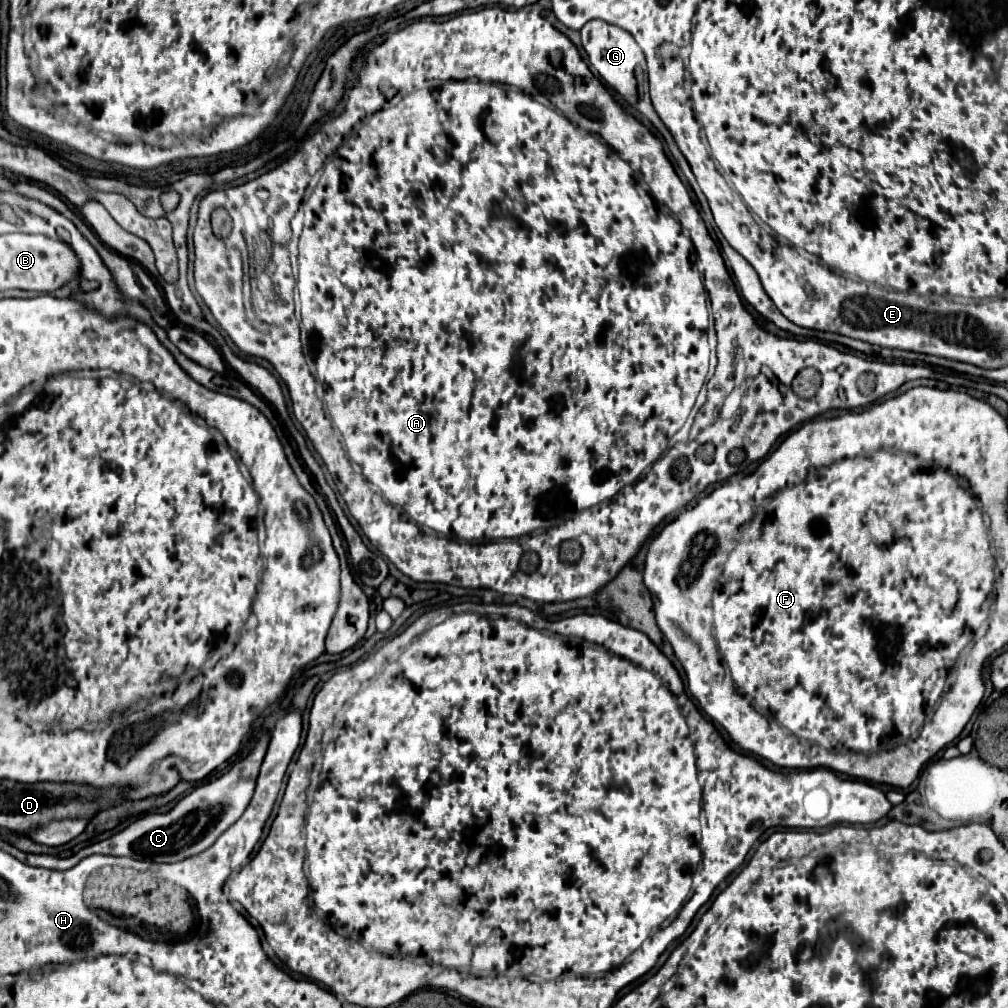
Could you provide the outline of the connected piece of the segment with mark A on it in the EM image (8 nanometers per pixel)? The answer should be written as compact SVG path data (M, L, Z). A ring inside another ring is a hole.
M494 6L494 8L484 8L484 10L478 10L478 12L468 12L468 14L460 14L460 16L454 16L454 18L450 18L450 20L448 20L448 22L435 22L435 21L433 21L433 20L430 20L430 19L418 19L418 20L415 20L415 21L413 21L413 22L412 22L412 23L410 23L410 24L408 24L408 25L406 25L406 26L405 26L405 27L404 27L404 30L398 30L398 32L396 32L396 34L394 34L394 36L390 36L390 38L388 38L388 40L386 40L386 42L384 42L384 44L380 44L380 46L376 46L376 50L372 50L372 52L368 52L368 60L366 60L366 64L364 64L364 70L362 70L362 74L360 74L360 84L358 84L358 86L354 86L354 88L352 88L352 90L350 90L350 94L348 94L348 102L346 102L346 104L345 104L345 109L344 109L344 111L343 111L343 113L342 113L342 114L341 114L341 115L339 115L339 116L338 116L338 118L332 118L332 119L329 119L329 120L327 120L327 121L326 121L326 122L325 122L325 123L323 123L323 124L322 124L322 125L321 125L321 126L320 126L320 128L318 128L318 132L315 132L315 134L312 134L312 136L310 136L310 138L308 138L308 140L306 140L306 142L304 142L304 144L308 144L308 148L306 148L306 149L304 149L304 150L301 150L301 151L300 151L300 152L296 152L296 154L294 154L294 156L292 156L292 158L290 158L290 160L286 160L286 162L284 162L284 164L280 164L280 165L279 165L279 166L278 166L278 167L276 167L276 168L274 168L274 170L272 170L272 171L270 171L270 172L267 172L267 173L266 173L266 174L264 174L264 176L260 176L260 178L256 178L256 180L252 180L252 182L246 182L246 184L242 184L242 186L236 186L236 188L228 188L228 190L214 190L214 192L209 192L209 193L208 193L208 194L206 194L206 195L205 195L205 196L204 196L204 198L202 198L202 202L200 202L200 210L198 210L198 222L196 222L196 228L194 228L194 254L196 254L196 258L194 258L194 280L196 280L196 292L198 292L198 296L200 296L200 298L202 298L202 300L204 300L204 304L206 304L206 306L208 306L208 308L210 308L210 312L212 312L212 316L214 316L214 318L216 318L216 322L218 322L218 324L220 324L220 328L222 328L222 330L224 330L224 332L226 332L226 334L228 334L228 336L230 336L230 338L232 338L232 342L234 342L234 344L236 344L236 346L238 346L238 350L240 350L240 352L244 352L244 354L246 354L246 356L254 356L254 358L262 358L262 360L266 360L266 362L270 362L270 364L272 364L272 366L274 366L274 370L276 370L276 372L278 372L278 376L280 376L280 378L282 378L282 382L284 382L284 384L286 384L286 388L288 388L288 392L290 392L290 400L292 400L292 406L294 406L294 416L296 416L296 420L298 420L298 422L300 422L300 424L302 424L302 428L304 428L304 432L306 432L306 436L308 436L308 440L310 440L310 442L312 442L312 446L314 446L314 450L316 450L316 452L318 452L318 454L320 454L320 458L321 458L321 461L322 461L322 463L323 463L323 465L324 465L324 466L325 466L325 468L326 468L326 469L327 469L327 471L326 471L326 474L325 474L325 478L326 478L326 481L327 481L327 483L328 483L328 484L329 484L329 486L330 486L330 487L331 487L331 488L332 488L332 489L333 489L333 490L334 490L334 492L335 492L335 493L336 493L336 495L337 495L337 497L338 497L338 502L339 502L339 504L341 504L341 505L340 505L340 506L341 506L341 507L342 507L342 509L343 509L343 511L344 511L344 512L345 512L345 514L346 514L346 516L350 516L350 517L352 517L352 516L354 516L354 518L356 518L356 522L358 522L358 524L360 524L360 528L362 528L362 532L364 532L364 534L366 534L366 538L368 538L368 540L370 540L370 544L372 544L372 546L374 546L374 548L376 548L376 550L378 550L378 552L382 552L382 554L384 554L384 556L386 556L386 558L388 558L388 560L390 560L390 562L392 562L392 564L394 564L394 566L396 566L396 568L398 568L398 570L400 570L400 572L402 572L402 574L406 574L406 576L408 576L408 578L412 578L412 580L414 580L414 582L442 582L442 584L452 584L452 586L462 586L462 588L488 588L488 590L494 590L494 592L498 592L498 594L514 594L514 596L524 596L524 598L530 598L530 600L534 600L534 602L538 602L538 604L546 604L546 602L568 602L568 600L576 600L576 598L586 598L586 596L592 596L592 594L596 594L596 592L600 592L600 590L602 590L602 588L604 588L604 586L606 586L606 584L608 584L608 582L612 582L612 580L614 580L614 578L616 578L616 576L618 576L618 572L620 572L620 570L622 570L622 568L624 568L624 566L626 566L626 564L628 564L628 562L630 562L630 560L632 560L632 558L634 558L634 556L636 556L636 552L638 552L638 550L640 550L640 546L642 546L642 544L644 544L644 542L646 542L646 540L648 540L648 536L650 536L650 534L652 534L652 530L654 530L654 528L656 528L656 526L658 526L658 524L660 524L660 522L662 522L662 520L664 520L664 518L666 518L666 516L670 516L670 514L672 514L672 512L676 512L676 510L678 510L678 508L682 508L682 506L686 506L686 504L690 504L690 502L692 502L692 500L696 500L696 498L698 498L698 496L700 496L700 494L702 494L702 492L704 492L704 488L706 488L706 486L710 486L710 484L716 484L716 482L726 482L726 480L728 480L728 478L732 478L732 476L734 476L734 474L738 474L738 472L744 472L744 470L746 470L746 468L748 468L748 464L750 464L750 462L756 462L756 460L762 460L762 458L764 458L764 456L766 456L766 454L768 454L768 452L770 452L770 448L772 448L772 446L774 446L774 442L776 442L776 440L778 440L778 438L780 438L780 436L782 436L782 434L784 434L784 432L790 432L790 430L792 430L792 428L794 428L794 426L796 426L796 424L800 424L800 422L806 422L806 420L812 420L812 418L816 418L816 416L820 416L820 414L824 414L824 412L828 412L828 410L834 410L834 408L836 408L836 410L850 410L850 408L864 408L864 406L868 406L868 404L872 404L872 402L876 402L876 400L878 400L878 398L882 398L882 396L886 396L886 394L888 394L888 392L894 392L894 390L898 390L898 388L900 388L900 386L902 386L902 384L904 384L904 382L908 382L908 381L910 381L910 380L916 380L916 379L921 379L921 378L933 378L933 377L934 377L934 376L935 376L935 375L936 375L936 373L935 373L935 372L934 372L934 370L933 370L933 369L932 369L932 368L931 368L931 367L929 367L929 366L927 366L927 365L924 365L924 364L920 364L920 363L911 363L911 364L909 364L909 363L905 363L905 362L903 362L903 363L902 363L902 362L897 362L897 363L895 363L895 364L886 364L886 362L868 362L868 360L864 360L864 358L860 358L860 356L854 356L854 354L844 354L844 352L838 352L838 350L834 350L834 348L826 348L826 346L820 346L820 344L818 344L818 342L816 342L816 340L790 340L790 338L788 338L788 340L786 340L786 338L778 338L778 336L776 336L776 334L770 334L770 332L766 332L766 330L762 330L762 328L760 328L760 326L758 326L758 324L756 324L756 322L754 322L754 318L752 318L752 314L750 314L750 312L748 312L748 310L746 310L746 308L744 308L744 304L742 304L742 300L740 300L740 296L738 296L738 292L736 292L736 286L734 286L734 282L732 282L732 278L730 278L730 274L728 274L728 270L726 270L726 266L724 266L724 260L722 260L722 256L720 256L720 252L718 252L718 248L716 248L716 244L714 244L714 240L712 240L712 238L710 238L710 234L708 234L708 230L706 230L706 226L704 226L704 222L702 222L702 218L700 218L700 214L698 214L698 210L696 210L696 208L694 208L694 204L692 204L692 200L690 200L690 194L688 194L688 190L686 190L686 186L684 186L684 184L682 184L682 180L680 180L680 178L678 178L678 176L676 176L676 172L674 172L674 168L672 168L672 164L670 164L670 160L668 160L668 158L666 158L666 154L664 154L664 148L662 148L662 142L660 142L660 140L658 140L658 138L656 138L656 136L654 136L654 134L652 134L652 132L650 132L650 130L648 130L648 128L646 128L646 126L644 126L644 124L642 124L642 122L638 122L638 120L636 120L636 118L634 118L634 116L630 116L630 114L628 114L628 112L624 112L624 110L622 110L622 106L620 106L620 104L618 104L618 102L616 102L616 100L614 100L614 96L612 96L612 94L610 94L610 90L608 90L608 88L606 88L606 86L604 86L604 84L602 84L602 82L600 82L600 80L598 80L598 78L596 78L596 76L594 76L594 74L592 74L592 72L590 72L590 68L588 68L588 66L586 66L586 62L584 62L584 60L582 60L582 56L580 56L580 52L578 52L578 48L576 48L576 46L574 46L574 44L572 44L572 42L570 42L570 40L568 40L568 36L566 36L566 34L562 34L562 32L560 32L560 30L556 30L556 28L554 28L554 26L552 26L552 24L550 24L550 22L548 22L548 20L546 20L546 18L542 18L542 16L540 16L540 14L536 14L536 12L524 12L524 10L508 10L508 8L498 8L498 6ZM504 84L516 84L516 88L524 88L524 92L525 92L525 93L528 93L528 94L531 94L531 95L532 95L532 96L528 96L528 94L524 94L524 92L516 92L516 90L514 90L514 88L508 88L508 86L504 86ZM544 104L552 104L552 108L560 108L560 112L564 112L564 116L562 116L562 114L560 114L560 112L556 112L556 110L552 110L552 108L544 108ZM582 128L586 128L586 130L594 130L594 132L596 132L596 134L600 134L600 136L602 136L602 138L604 138L604 140L606 140L606 142L608 142L608 144L612 144L612 146L614 146L614 148L612 148L612 146L608 146L608 144L606 144L606 142L604 142L604 140L600 140L600 138L598 138L598 136L594 136L594 134L590 134L590 132L586 132L586 130L582 130ZM654 198L656 198L656 200L658 200L658 202L662 202L662 204L664 204L664 206L668 206L668 208L670 208L670 210L672 210L672 212L674 212L674 214L676 214L676 216L678 216L678 220L680 220L680 222L678 222L678 220L674 220L674 218L672 218L672 214L670 214L670 210L668 210L668 208L664 208L664 210L663 210L663 209L662 209L662 208L660 208L660 207L661 207L661 206L660 206L660 205L658 205L658 204L656 204L656 200L654 200ZM296 204L301 204L301 206L302 206L302 207L301 207L301 208L299 208L299 209L298 209L298 208L296 208ZM254 206L258 206L258 208L260 208L260 206L263 206L263 207L262 207L262 208L261 208L261 209L262 209L262 218L261 218L261 219L256 219L256 218L255 218L255 217L254 217L254 216L252 216L252 214L260 214L260 210L258 210L258 212L256 212L256 208L254 208ZM216 208L224 208L224 210L226 210L226 212L228 212L228 214L230 214L230 216L231 216L231 218L232 218L232 219L233 219L233 227L232 227L232 231L231 231L231 235L230 235L230 236L229 236L229 237L228 237L228 238L226 238L226 239L224 239L224 240L218 240L218 238L216 238L216 236L214 236L214 234L212 234L212 230L210 230L210 214L212 214L212 212L214 212L214 210L216 210ZM704 289L705 289L705 291L706 291L706 290L708 290L708 296L710 296L710 301L709 301L709 298L708 298L708 301L707 301L707 304L708 304L708 308L709 308L709 312L711 312L711 307L710 307L710 306L712 306L712 314L714 314L714 318L713 318L713 316L712 316L712 315L711 315L711 316L710 316L710 325L709 325L709 312L708 312L708 310L706 310L706 293L707 293L707 291L706 291L706 292L704 292ZM740 355L741 355L741 358L742 358L742 360L744 360L744 364L746 364L746 370L752 370L752 372L750 372L750 374L752 374L752 376L748 376L748 390L746 390L746 394L748 394L748 398L744 398L744 402L742 402L742 406L741 406L741 401L742 401L742 400L739 400L739 382L738 382L738 381L732 381L732 379L733 379L733 378L734 378L734 376L735 376L735 370L736 370L736 364L737 364L737 362L740 362ZM798 364L812 364L812 366L814 366L814 368L816 368L816 370L820 370L820 374L822 374L822 386L820 386L820 390L818 390L818 394L816 394L816 396L814 396L814 398L812 398L812 400L802 400L802 398L798 398L798 396L796 396L796 394L794 394L794 392L792 392L792 390L790 390L790 386L788 386L788 380L792 380L792 378L794 378L794 376L796 376L796 372L798 372ZM760 366L768 366L768 368L770 368L770 370L772 370L772 374L774 374L774 380L768 380L768 378L766 378L766 376L764 376L764 374L762 374L762 370L760 370ZM868 385L869 385L869 386L870 386L870 387L871 387L871 392L870 392L870 393L868 393L868 392L867 392L867 394L866 394L866 391L864 391L864 390L865 390L865 389L866 389L866 388L865 388L865 387L866 387L866 386L868 386ZM654 450L659 450L659 451L665 451L665 452L666 452L666 451L667 451L667 450L668 450L668 452L666 452L666 454L664 454L664 456L656 456L656 452L654 452ZM566 540L576 540L576 542L578 542L578 544L580 544L580 546L582 546L582 556L580 556L580 562L576 562L576 564L566 564L566 562L562 562L562 560L560 560L560 558L558 558L558 550L560 550L560 544L562 544L562 542L566 542ZM528 554L536 554L536 556L538 556L538 564L536 564L536 568L534 568L534 570L530 570L530 566L532 566L532 564L522 564L522 560L524 560L524 556L528 556Z

